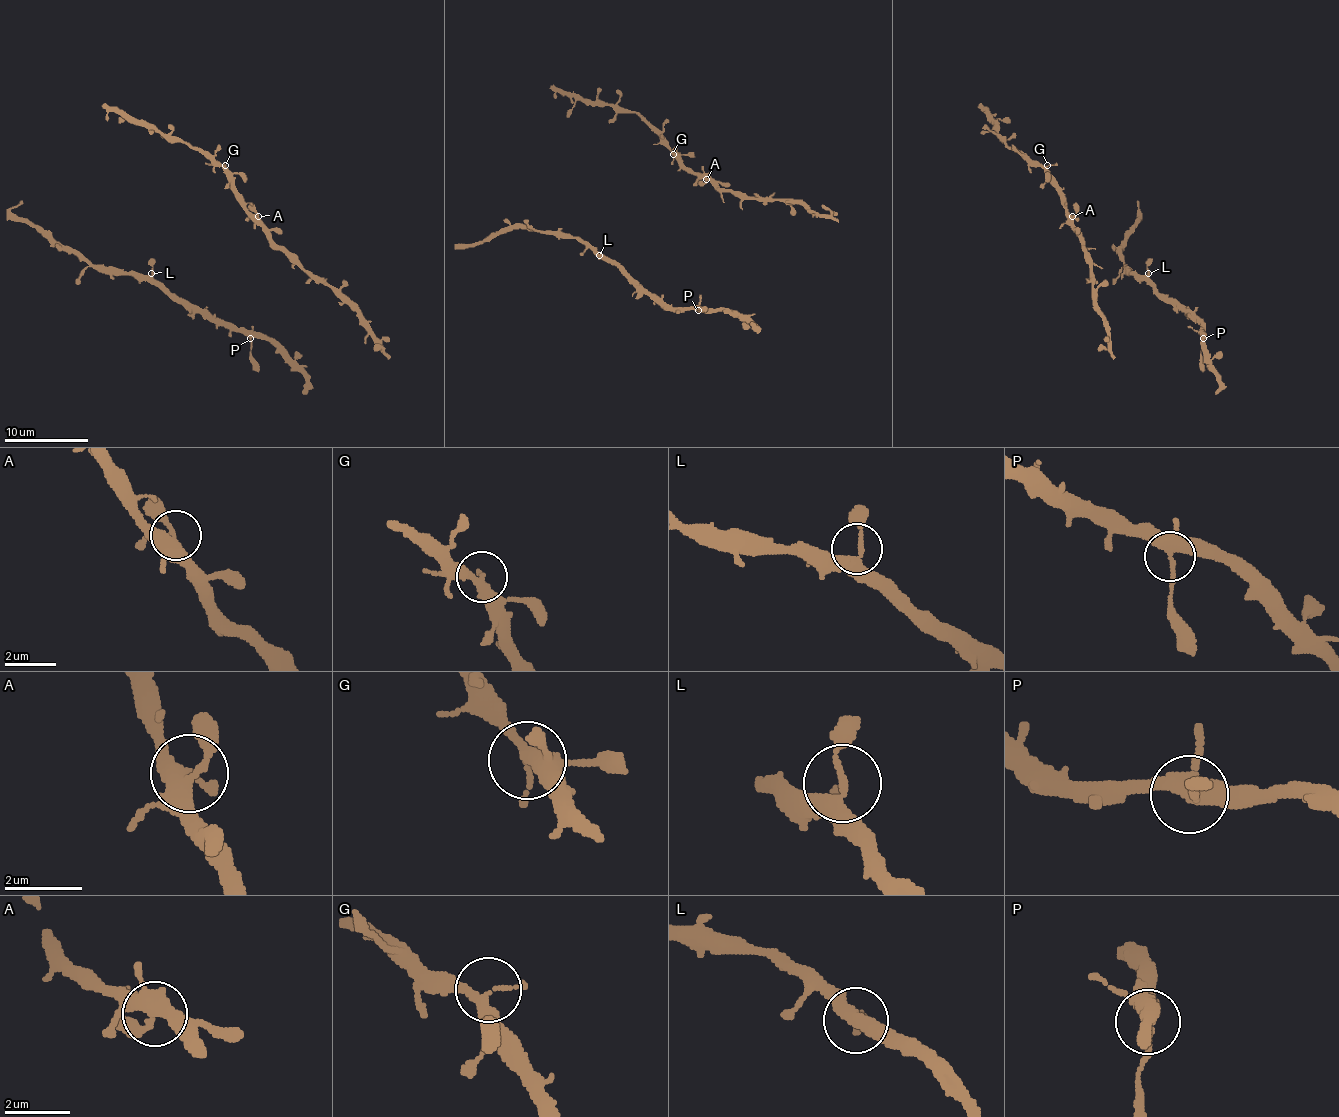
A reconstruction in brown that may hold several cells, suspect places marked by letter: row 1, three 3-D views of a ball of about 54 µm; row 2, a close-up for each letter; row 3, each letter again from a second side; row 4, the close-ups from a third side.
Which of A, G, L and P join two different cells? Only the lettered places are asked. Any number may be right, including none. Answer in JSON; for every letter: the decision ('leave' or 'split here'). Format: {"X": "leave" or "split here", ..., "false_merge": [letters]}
{"A": "leave", "G": "leave", "L": "leave", "P": "leave", "false_merge": []}

